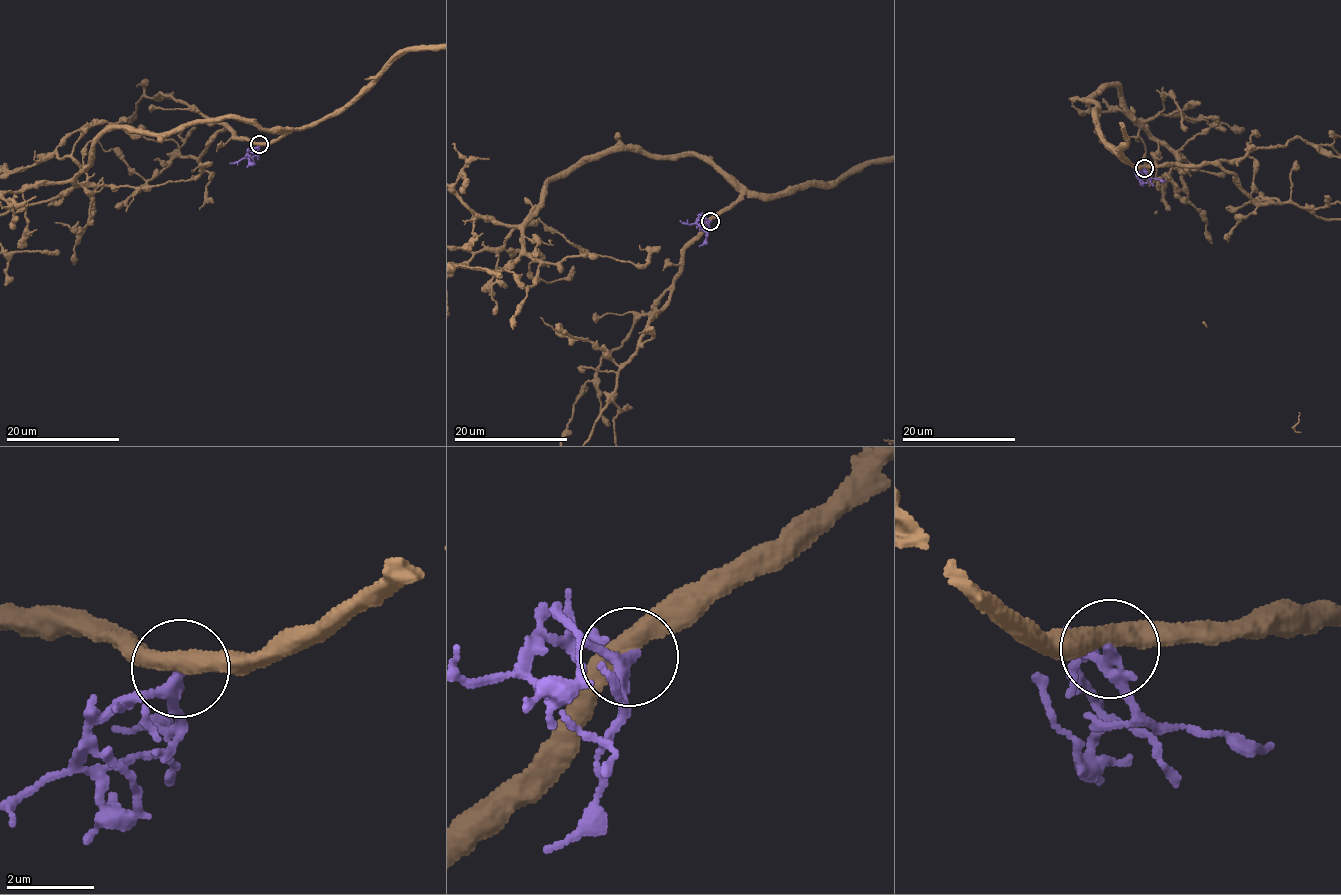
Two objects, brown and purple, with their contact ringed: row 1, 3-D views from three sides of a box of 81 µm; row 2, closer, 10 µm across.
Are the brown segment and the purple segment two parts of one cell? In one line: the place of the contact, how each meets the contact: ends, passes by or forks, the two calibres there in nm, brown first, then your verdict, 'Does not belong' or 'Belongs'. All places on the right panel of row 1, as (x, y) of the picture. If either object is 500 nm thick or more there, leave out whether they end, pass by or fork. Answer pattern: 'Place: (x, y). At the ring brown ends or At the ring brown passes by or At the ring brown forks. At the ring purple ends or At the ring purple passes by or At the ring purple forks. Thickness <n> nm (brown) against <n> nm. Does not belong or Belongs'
Place: (1144, 168). At the ring brown passes by. At the ring purple passes by. Thickness 440 nm (brown) against 240 nm. Does not belong

